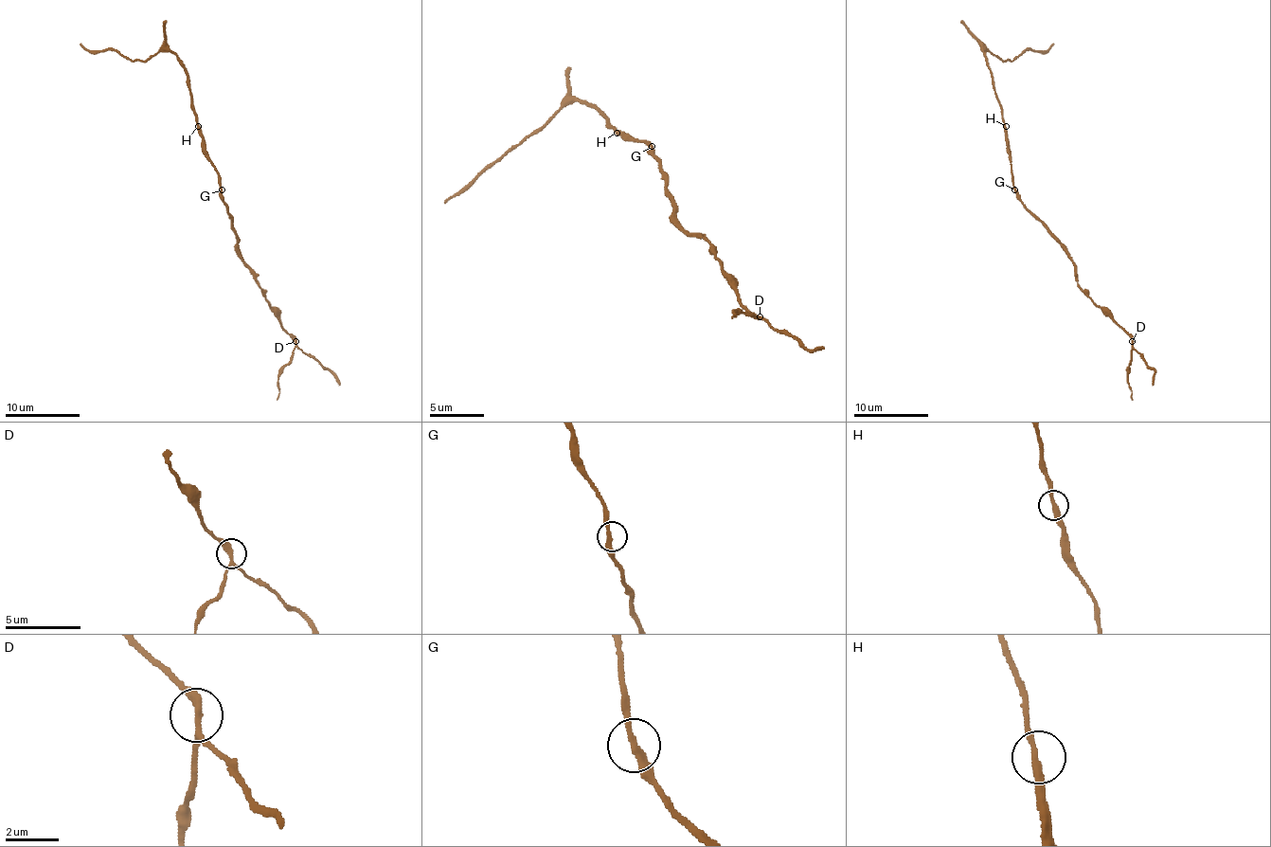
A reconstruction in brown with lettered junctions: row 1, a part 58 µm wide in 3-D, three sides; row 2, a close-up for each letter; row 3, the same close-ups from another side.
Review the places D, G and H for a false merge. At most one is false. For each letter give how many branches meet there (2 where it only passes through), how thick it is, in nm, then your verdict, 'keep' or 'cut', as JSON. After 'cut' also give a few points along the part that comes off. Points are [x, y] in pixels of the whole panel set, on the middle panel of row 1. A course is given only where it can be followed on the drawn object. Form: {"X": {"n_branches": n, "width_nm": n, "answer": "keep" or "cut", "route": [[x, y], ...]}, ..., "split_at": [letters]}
{"D": {"n_branches": 3, "width_nm": 240, "answer": "cut", "route": [[759, 315], [734, 311], [731, 318]]}, "G": {"n_branches": 2, "width_nm": 260, "answer": "keep"}, "H": {"n_branches": 2, "width_nm": 280, "answer": "keep"}, "split_at": ["D"]}

